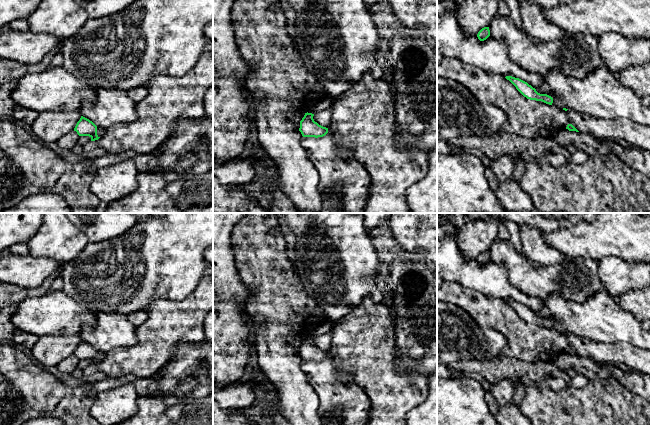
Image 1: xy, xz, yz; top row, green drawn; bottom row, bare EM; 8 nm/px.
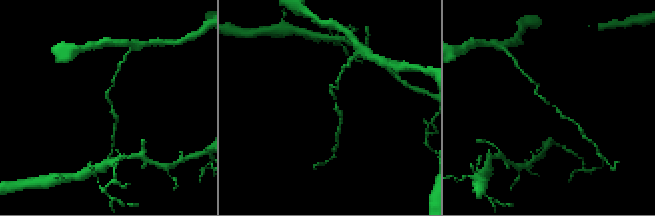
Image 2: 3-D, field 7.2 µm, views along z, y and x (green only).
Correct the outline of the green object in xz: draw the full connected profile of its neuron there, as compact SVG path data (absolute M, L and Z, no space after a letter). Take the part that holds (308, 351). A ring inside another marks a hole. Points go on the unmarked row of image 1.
M305 337L304 341L300 345L299 355L303 361L323 361L328 357L328 352L319 349L313 343L314 338Z

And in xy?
M81 340L80 344L77 346L74 355L76 355L79 360L89 360L91 365L95 365L100 362L97 359L97 350L83 340Z

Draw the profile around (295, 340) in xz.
M291 334L288 337L288 342L293 346L295 352L299 354L300 352L300 345L304 341L305 336L299 334Z

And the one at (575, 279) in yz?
M498 237L489 248L489 254L489 261L508 269L508 280L514 287L541 300L556 294L565 300L584 303L604 290L597 273L599 260L564 256L560 263L537 269L509 240Z

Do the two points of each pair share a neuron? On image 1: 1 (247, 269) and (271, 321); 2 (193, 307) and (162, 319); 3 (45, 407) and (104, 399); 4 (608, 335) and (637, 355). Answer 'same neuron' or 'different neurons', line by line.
1: same neuron
2: same neuron
3: different neurons
4: different neurons

